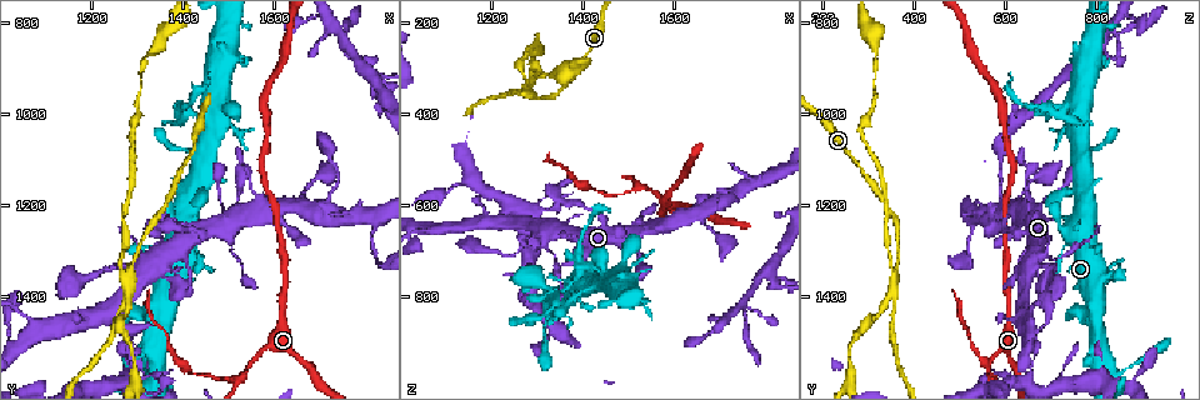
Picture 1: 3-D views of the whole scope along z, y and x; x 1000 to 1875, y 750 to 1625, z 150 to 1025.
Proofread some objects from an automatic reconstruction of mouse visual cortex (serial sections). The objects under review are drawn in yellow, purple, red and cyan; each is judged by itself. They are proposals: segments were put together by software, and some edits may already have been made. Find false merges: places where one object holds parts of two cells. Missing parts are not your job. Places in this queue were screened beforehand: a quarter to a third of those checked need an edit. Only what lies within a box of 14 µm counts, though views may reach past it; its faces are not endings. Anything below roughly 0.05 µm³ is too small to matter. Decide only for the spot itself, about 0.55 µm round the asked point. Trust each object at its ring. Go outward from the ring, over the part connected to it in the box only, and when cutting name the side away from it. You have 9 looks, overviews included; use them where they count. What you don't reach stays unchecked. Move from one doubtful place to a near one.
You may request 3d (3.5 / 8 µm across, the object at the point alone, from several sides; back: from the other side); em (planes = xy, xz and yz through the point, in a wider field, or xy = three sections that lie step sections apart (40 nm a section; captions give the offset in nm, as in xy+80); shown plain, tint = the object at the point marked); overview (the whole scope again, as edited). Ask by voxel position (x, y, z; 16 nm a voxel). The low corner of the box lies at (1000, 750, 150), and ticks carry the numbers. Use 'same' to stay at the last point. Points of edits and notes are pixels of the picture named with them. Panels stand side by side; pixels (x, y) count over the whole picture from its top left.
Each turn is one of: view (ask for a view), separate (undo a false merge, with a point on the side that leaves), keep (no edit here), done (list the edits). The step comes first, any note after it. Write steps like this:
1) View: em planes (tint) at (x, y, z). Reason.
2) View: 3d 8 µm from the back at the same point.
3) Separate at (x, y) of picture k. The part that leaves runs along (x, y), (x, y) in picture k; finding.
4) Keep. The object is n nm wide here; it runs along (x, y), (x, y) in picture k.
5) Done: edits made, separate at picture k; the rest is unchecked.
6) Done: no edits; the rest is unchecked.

View: 3d 8 µm from the back at (1335, 1335, 655).

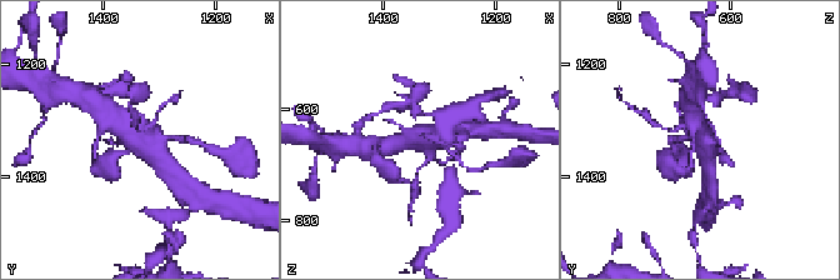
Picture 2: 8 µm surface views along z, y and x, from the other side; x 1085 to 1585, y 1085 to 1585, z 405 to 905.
View: 3d 3.5 µm at (1335, 1335, 645).

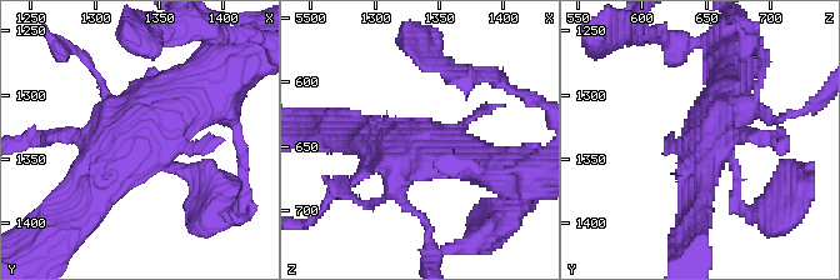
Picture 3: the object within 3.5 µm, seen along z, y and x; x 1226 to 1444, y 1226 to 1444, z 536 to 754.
Keep. It runs along (220, 80), (158, 119), (96, 184) in picture 3; one cell here.

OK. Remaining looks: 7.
View: 3d 3.5 µm at (1280, 1345, 360). Side arm on a straight run.

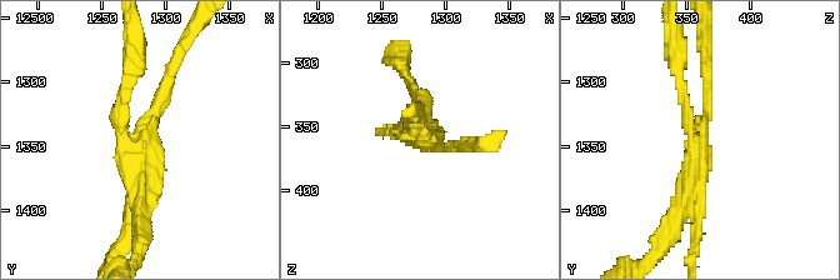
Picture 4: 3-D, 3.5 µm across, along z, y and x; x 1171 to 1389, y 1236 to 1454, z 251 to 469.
View: em xy step 5 (tint) at (1282, 1344, 360). 3 arms meet here; the arms are 150, 150, 300 nm wide.

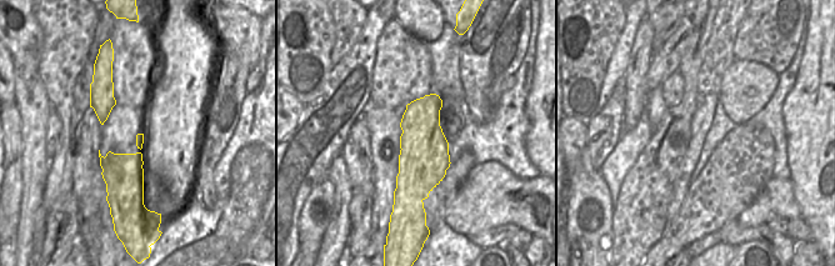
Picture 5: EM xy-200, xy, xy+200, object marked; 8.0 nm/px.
Separate at (655, 240) of picture 4. The part that leaves runs along (695, 144), (673, 33) in picture 4; a second cell is stuck on.

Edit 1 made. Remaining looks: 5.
View: 3d 3.5 µm at (1515, 1580, 565). Thin neck.

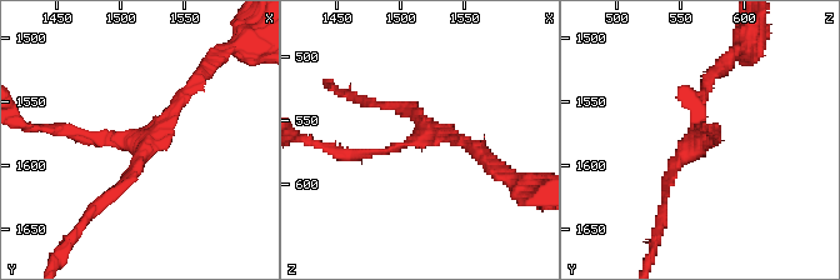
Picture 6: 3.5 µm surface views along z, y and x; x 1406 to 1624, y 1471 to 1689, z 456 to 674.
View: em xy step 3 (tint) at (1522, 1580, 560). 3 arms meet here; the arms are 100, 150, 150 nm wide.

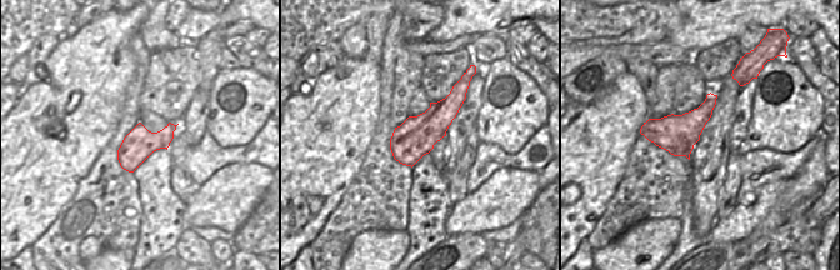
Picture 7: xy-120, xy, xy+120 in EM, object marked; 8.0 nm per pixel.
Keep. It runs along (200, 74), (146, 139), (66, 131) in picture 6; all the same cell.

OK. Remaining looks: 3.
View: overview.

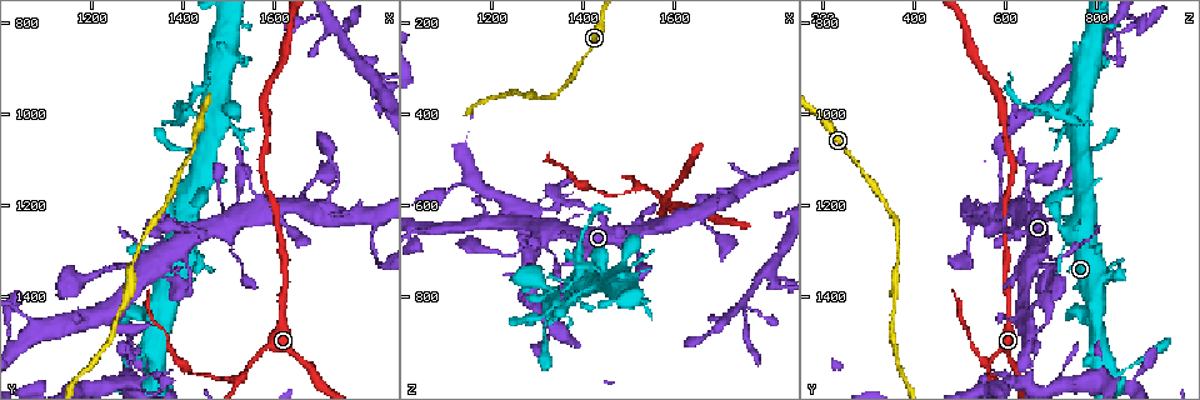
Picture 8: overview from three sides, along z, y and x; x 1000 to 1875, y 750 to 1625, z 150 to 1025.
View: 3d 8 µm from the back at (1280, 1470, 660). Arms part here.

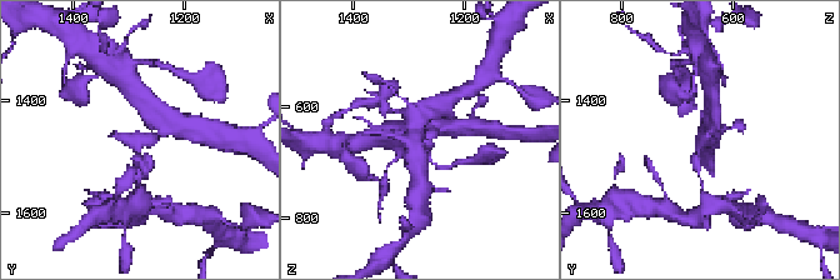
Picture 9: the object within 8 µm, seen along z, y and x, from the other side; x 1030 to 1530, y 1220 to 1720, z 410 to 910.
View: 3d 3.5 µm at (1280, 1470, 660).

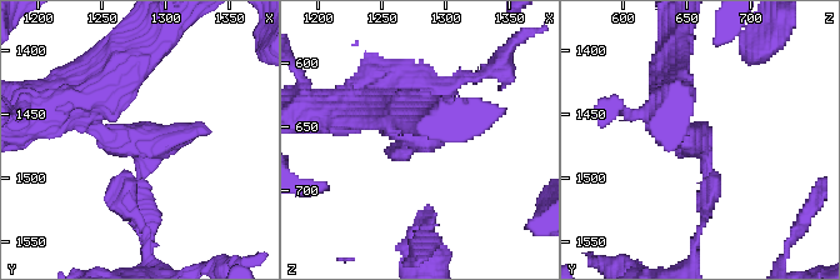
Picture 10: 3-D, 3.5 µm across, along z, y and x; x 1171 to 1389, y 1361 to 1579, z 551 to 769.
Keep. It runs along (94, 103), (109, 138), (144, 145), (140, 223) in picture 10; one cell here.

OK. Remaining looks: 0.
Done: edits made, separate at picture 4; the rest is unchecked.

